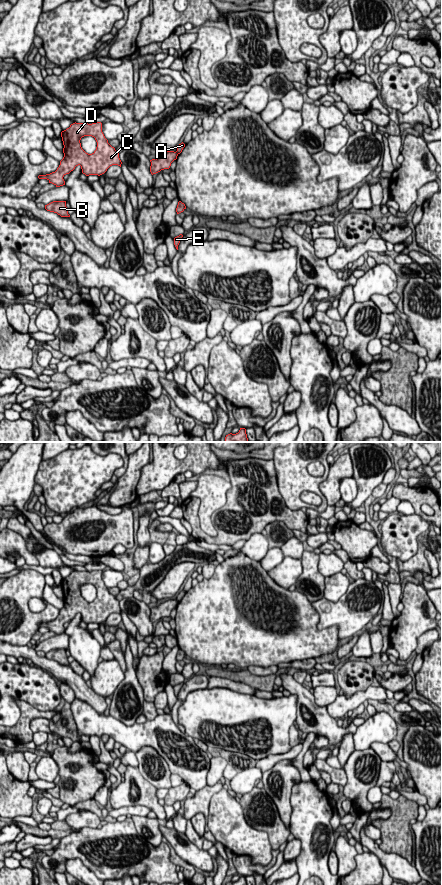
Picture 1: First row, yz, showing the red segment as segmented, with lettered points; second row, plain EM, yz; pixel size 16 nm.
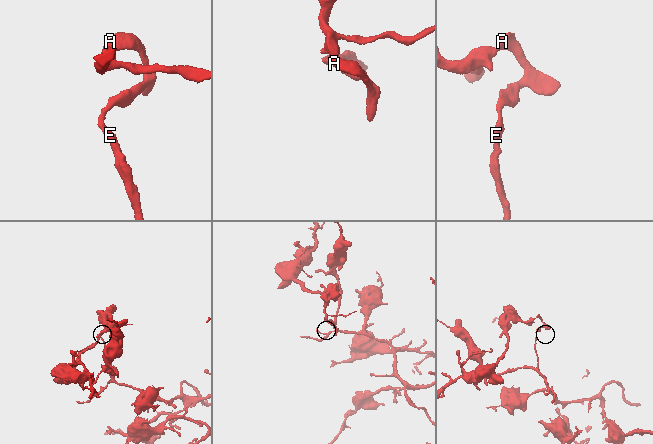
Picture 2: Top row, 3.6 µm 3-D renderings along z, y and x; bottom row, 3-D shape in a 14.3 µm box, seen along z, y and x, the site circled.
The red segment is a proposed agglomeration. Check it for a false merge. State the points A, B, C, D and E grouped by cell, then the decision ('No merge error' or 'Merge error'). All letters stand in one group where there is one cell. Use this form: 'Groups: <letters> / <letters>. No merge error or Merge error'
Groups: A E / B C D. Merge error

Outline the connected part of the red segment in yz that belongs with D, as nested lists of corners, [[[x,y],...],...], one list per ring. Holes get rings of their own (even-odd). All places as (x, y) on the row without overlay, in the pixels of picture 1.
[[[73,571],[61,580],[64,605],[55,620],[39,623],[39,627],[47,627],[56,635],[65,633],[63,625],[80,613],[82,621],[89,623],[102,623],[112,613],[121,615],[119,601],[112,595],[102,580],[102,571]],[[84,584],[92,584],[97,590],[96,598],[92,602],[86,601],[80,588]]]

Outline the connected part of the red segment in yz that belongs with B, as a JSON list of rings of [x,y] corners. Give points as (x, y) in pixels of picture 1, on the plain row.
[[[53,649],[45,653],[45,657],[50,660],[57,661],[61,665],[70,665],[66,655],[66,649]]]

